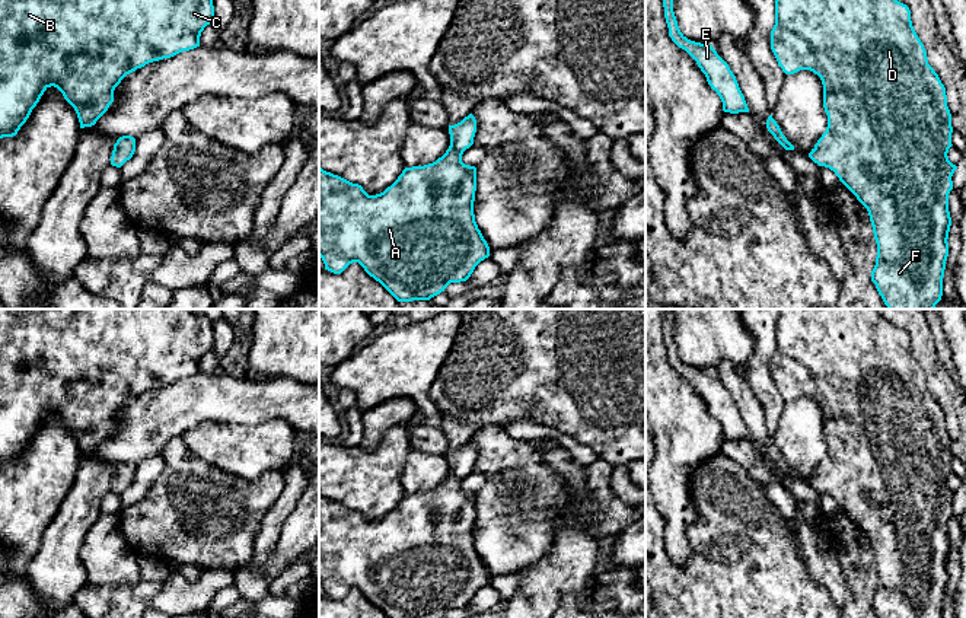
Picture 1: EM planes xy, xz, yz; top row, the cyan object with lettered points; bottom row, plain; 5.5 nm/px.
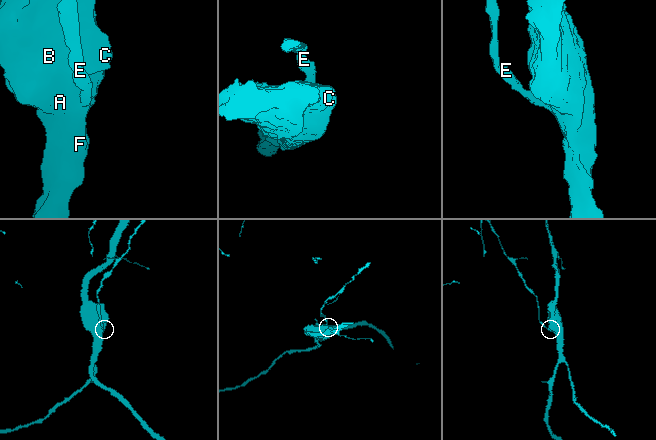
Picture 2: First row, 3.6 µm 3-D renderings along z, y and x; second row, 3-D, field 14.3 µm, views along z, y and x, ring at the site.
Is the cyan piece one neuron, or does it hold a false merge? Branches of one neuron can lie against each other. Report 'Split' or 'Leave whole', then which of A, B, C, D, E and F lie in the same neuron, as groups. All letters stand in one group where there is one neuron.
Leave whole. Groups: A B C D E F

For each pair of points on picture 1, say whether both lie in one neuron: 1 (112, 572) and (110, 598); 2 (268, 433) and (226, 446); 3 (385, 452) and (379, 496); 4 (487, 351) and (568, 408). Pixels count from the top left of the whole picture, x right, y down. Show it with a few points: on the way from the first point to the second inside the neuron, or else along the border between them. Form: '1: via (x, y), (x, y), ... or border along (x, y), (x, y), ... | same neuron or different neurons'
1: border along (140, 577), (133, 585), (89, 585), (86, 582) | different neurons
2: via (258, 443), (255, 446), (236, 446) | same neuron
3: via (385, 462), (379, 470), (379, 486) | same neuron
4: via (507, 372), (526, 391), (548, 394) | same neuron

